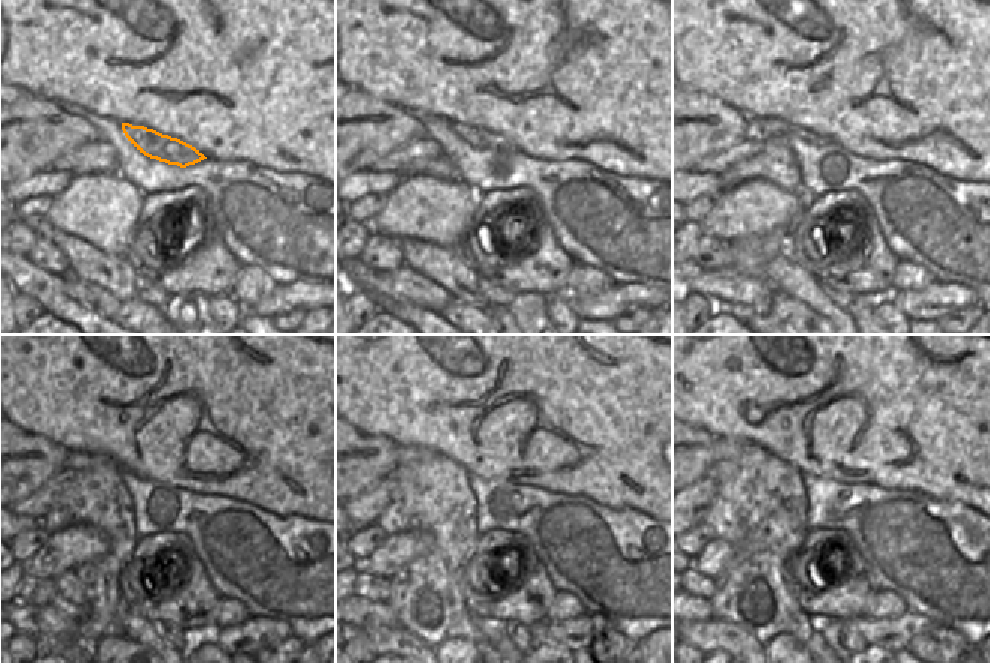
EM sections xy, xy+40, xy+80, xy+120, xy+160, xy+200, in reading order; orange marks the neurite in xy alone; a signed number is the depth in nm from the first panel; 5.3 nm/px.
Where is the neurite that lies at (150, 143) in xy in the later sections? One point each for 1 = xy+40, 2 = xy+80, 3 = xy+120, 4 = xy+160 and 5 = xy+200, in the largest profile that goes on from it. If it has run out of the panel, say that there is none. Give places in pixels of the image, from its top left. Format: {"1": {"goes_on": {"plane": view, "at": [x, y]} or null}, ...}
{"1": {"goes_on": {"plane": "xy+40", "at": [479, 138]}}, "2": {"goes_on": {"plane": "xy+80", "at": [759, 128]}}, "3": {"goes_on": {"plane": "xy+120", "at": [75, 461]}}, "4": {"goes_on": {"plane": "xy+160", "at": [405, 455]}}, "5": {"goes_on": {"plane": "xy+200", "at": [722, 447]}}}

